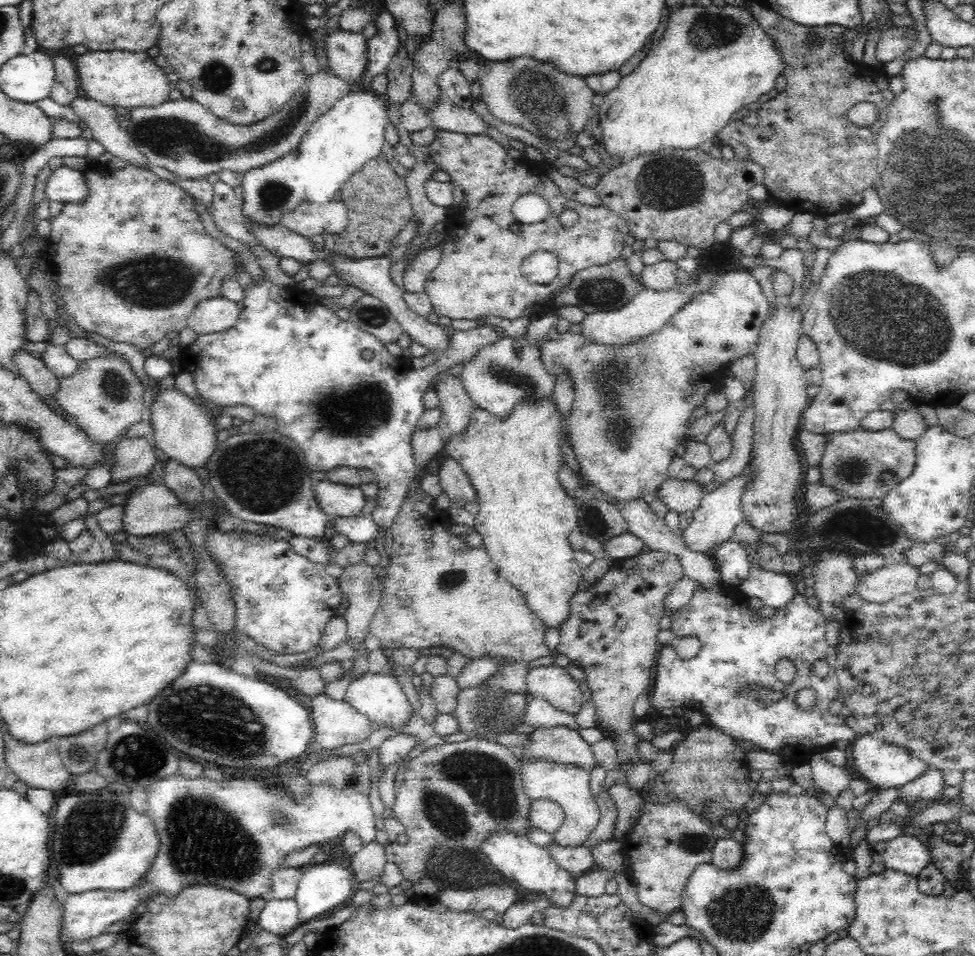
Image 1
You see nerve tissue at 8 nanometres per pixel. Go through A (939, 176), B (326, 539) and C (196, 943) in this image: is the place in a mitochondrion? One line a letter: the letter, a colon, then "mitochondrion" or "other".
A: mitochondrion
B: other
C: other

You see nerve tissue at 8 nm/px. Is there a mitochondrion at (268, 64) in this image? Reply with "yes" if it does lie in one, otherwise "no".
yes

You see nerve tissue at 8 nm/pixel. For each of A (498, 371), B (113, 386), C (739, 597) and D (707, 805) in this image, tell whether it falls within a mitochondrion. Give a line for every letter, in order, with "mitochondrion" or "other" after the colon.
A: mitochondrion
B: mitochondrion
C: other
D: mitochondrion

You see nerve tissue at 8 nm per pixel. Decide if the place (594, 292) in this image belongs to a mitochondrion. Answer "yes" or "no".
yes

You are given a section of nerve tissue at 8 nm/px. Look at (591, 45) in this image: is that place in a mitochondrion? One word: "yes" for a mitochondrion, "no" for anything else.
no

